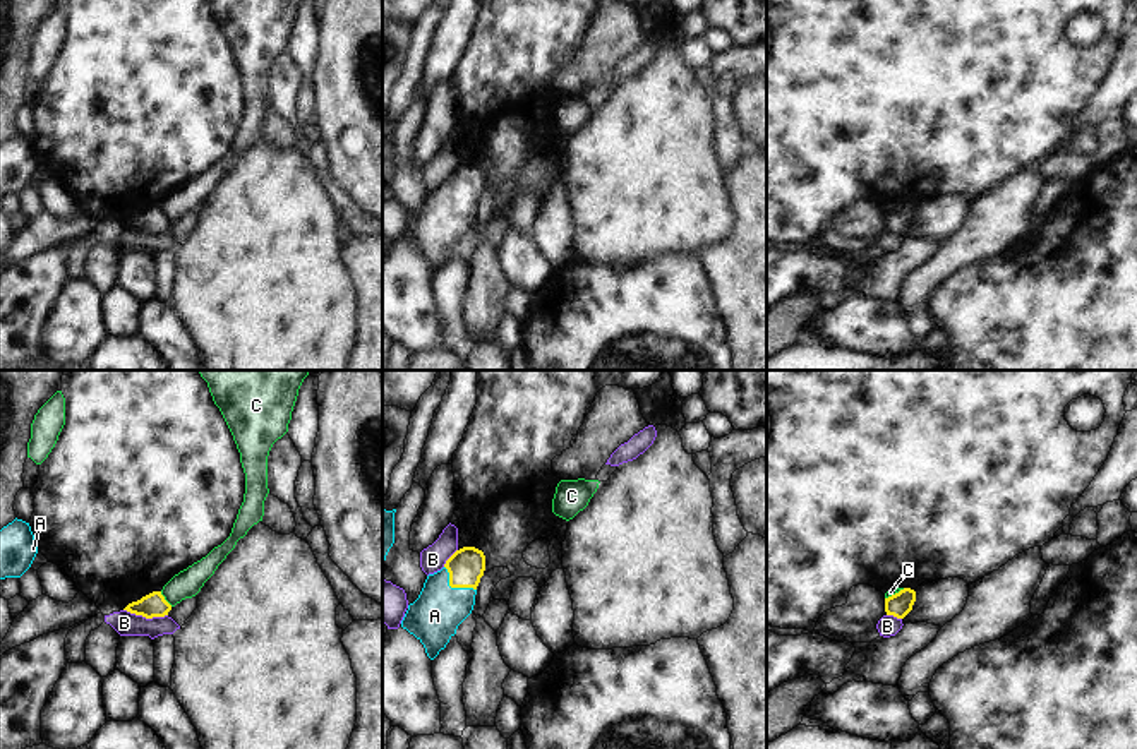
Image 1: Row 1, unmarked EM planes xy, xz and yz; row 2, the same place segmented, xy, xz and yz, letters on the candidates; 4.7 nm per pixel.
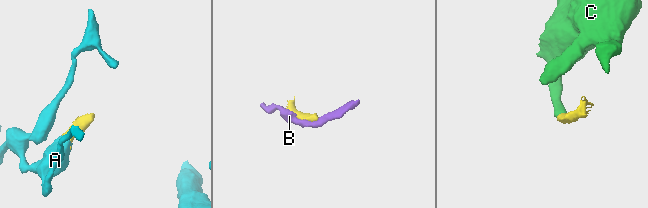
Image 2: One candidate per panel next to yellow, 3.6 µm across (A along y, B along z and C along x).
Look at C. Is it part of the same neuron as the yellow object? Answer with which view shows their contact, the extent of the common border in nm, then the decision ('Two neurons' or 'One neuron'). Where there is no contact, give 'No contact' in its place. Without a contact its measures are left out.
Touches yellow in xy. Shared border 90 nm. Two neurons.

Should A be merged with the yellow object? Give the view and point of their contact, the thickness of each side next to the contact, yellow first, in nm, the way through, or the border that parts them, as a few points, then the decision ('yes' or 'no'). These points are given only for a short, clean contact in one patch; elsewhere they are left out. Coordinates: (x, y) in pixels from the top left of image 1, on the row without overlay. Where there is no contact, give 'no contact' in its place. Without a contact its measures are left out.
xz (453, 203) | 170/240 nm | across xz (465, 182), (453, 203), (434, 232) | yes

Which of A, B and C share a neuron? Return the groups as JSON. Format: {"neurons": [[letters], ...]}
{"neurons": [["A"], ["B"], ["C"]]}

